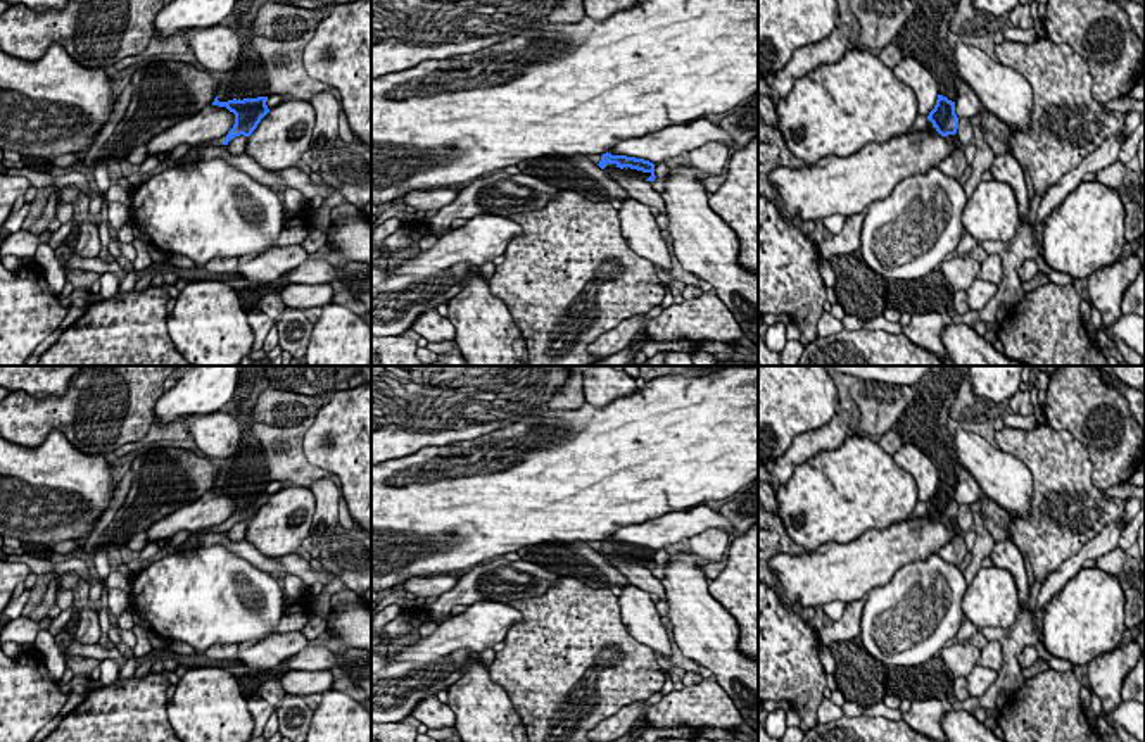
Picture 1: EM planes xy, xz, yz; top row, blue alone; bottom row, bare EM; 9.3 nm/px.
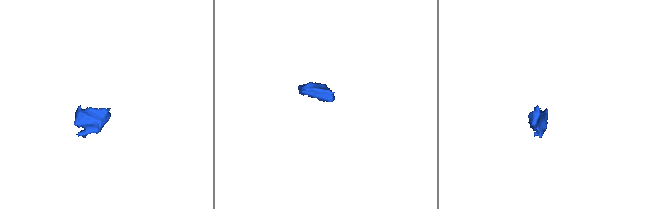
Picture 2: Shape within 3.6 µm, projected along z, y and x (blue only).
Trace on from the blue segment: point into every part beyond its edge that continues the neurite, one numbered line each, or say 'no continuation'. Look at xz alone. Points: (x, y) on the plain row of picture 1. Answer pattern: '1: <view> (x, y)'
1: xz (610, 554)

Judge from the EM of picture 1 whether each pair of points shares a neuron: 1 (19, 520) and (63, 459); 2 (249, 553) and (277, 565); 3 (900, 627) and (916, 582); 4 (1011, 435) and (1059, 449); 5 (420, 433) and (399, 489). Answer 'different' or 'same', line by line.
1: same
2: same
3: same
4: same
5: different

